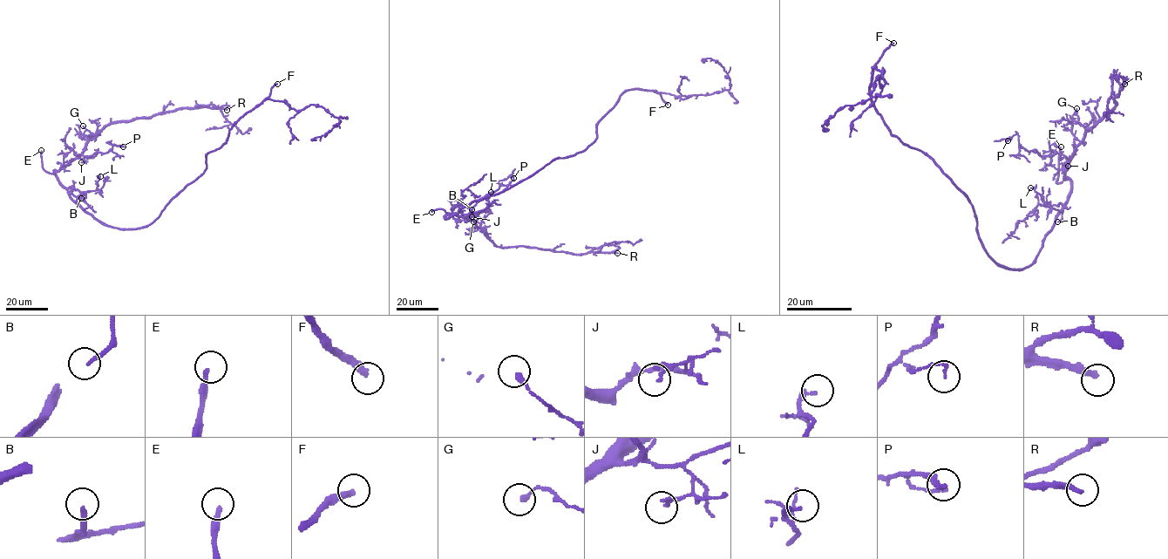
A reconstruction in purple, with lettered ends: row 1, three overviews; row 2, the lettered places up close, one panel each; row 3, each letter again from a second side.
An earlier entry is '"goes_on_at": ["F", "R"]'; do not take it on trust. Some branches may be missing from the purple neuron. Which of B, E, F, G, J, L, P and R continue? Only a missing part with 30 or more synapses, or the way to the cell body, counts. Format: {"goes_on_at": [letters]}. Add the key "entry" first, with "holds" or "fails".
{"entry": "holds", "goes_on_at": ["F", "R"]}

